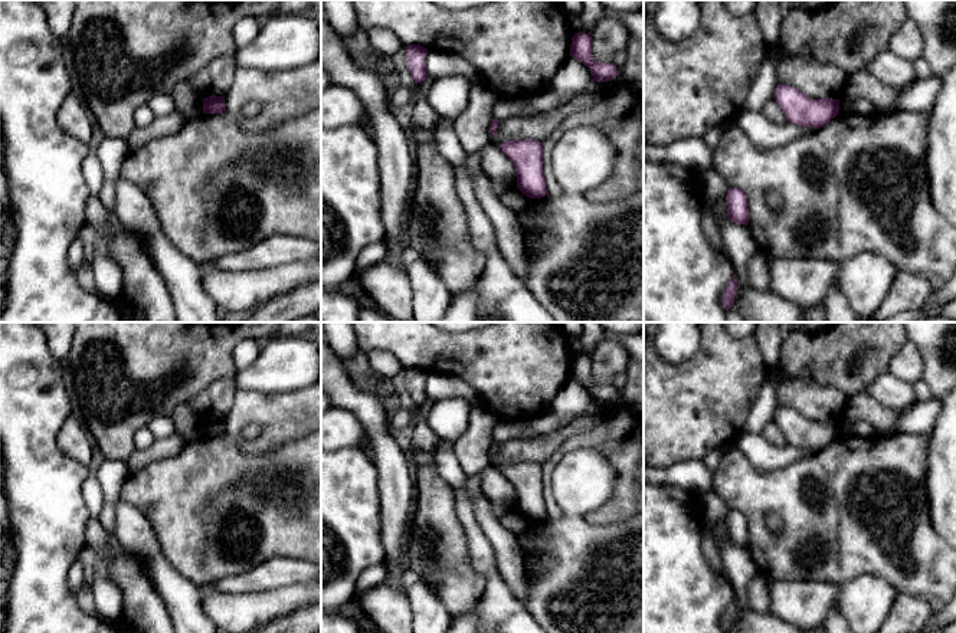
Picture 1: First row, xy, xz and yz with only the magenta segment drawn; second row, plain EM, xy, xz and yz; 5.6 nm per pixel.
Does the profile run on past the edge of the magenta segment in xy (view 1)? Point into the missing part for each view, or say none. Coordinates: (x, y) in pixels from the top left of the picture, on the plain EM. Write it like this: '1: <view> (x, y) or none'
1: none

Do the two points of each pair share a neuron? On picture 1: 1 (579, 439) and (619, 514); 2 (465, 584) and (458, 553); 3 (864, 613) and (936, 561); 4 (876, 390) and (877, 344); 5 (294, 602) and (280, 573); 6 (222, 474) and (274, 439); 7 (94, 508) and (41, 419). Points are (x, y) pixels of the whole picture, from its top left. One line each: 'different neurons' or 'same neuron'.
1: same neuron
2: same neuron
3: different neurons
4: different neurons
5: different neurons
6: different neurons
7: different neurons

